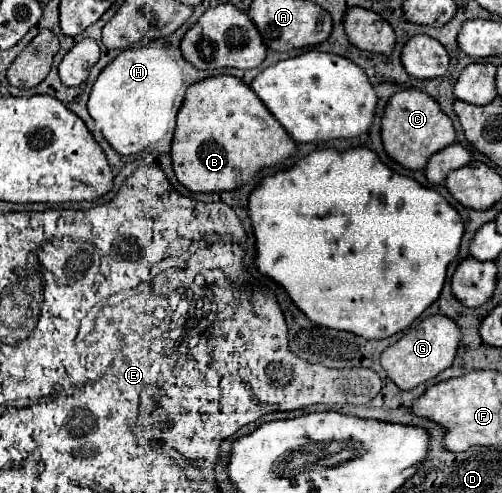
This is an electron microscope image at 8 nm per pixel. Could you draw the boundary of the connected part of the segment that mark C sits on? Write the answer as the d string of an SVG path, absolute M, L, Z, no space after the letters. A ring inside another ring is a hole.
M400 91L400 95L394 95L384 109L382 143L386 153L402 167L426 169L426 163L434 153L456 143L456 129L434 97L424 91Z

